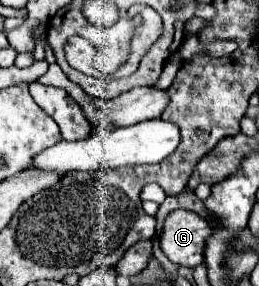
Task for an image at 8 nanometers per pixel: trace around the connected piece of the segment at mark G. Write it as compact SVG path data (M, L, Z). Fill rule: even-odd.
M173 210L165 218L161 250L171 262L195 268L205 262L205 244L211 234L211 224L197 212Z

